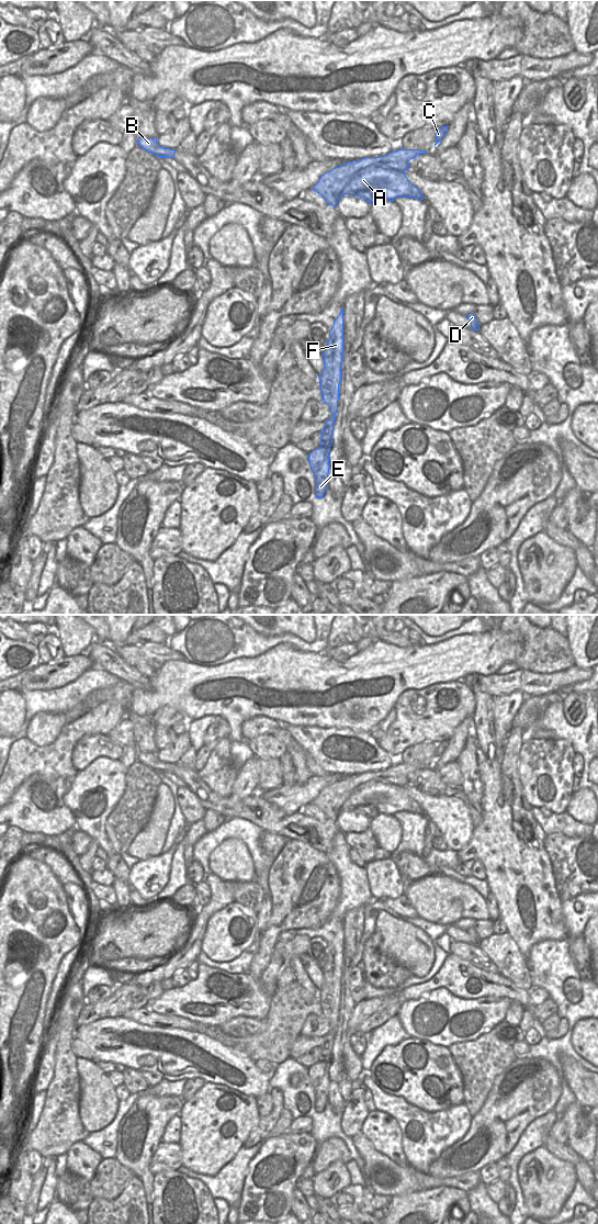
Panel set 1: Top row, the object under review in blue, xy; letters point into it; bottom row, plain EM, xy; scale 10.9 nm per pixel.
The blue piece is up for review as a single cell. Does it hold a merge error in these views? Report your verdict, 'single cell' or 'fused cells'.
fused cells

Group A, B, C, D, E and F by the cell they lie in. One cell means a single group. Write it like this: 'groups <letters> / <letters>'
groups A B D / C E F

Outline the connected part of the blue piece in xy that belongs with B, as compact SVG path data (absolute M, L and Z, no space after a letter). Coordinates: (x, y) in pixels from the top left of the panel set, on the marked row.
M138 137L136 143L140 148L158 157L173 158L176 154L176 149L163 148L159 146L156 137Z

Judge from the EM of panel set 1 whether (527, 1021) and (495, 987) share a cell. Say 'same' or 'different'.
different

